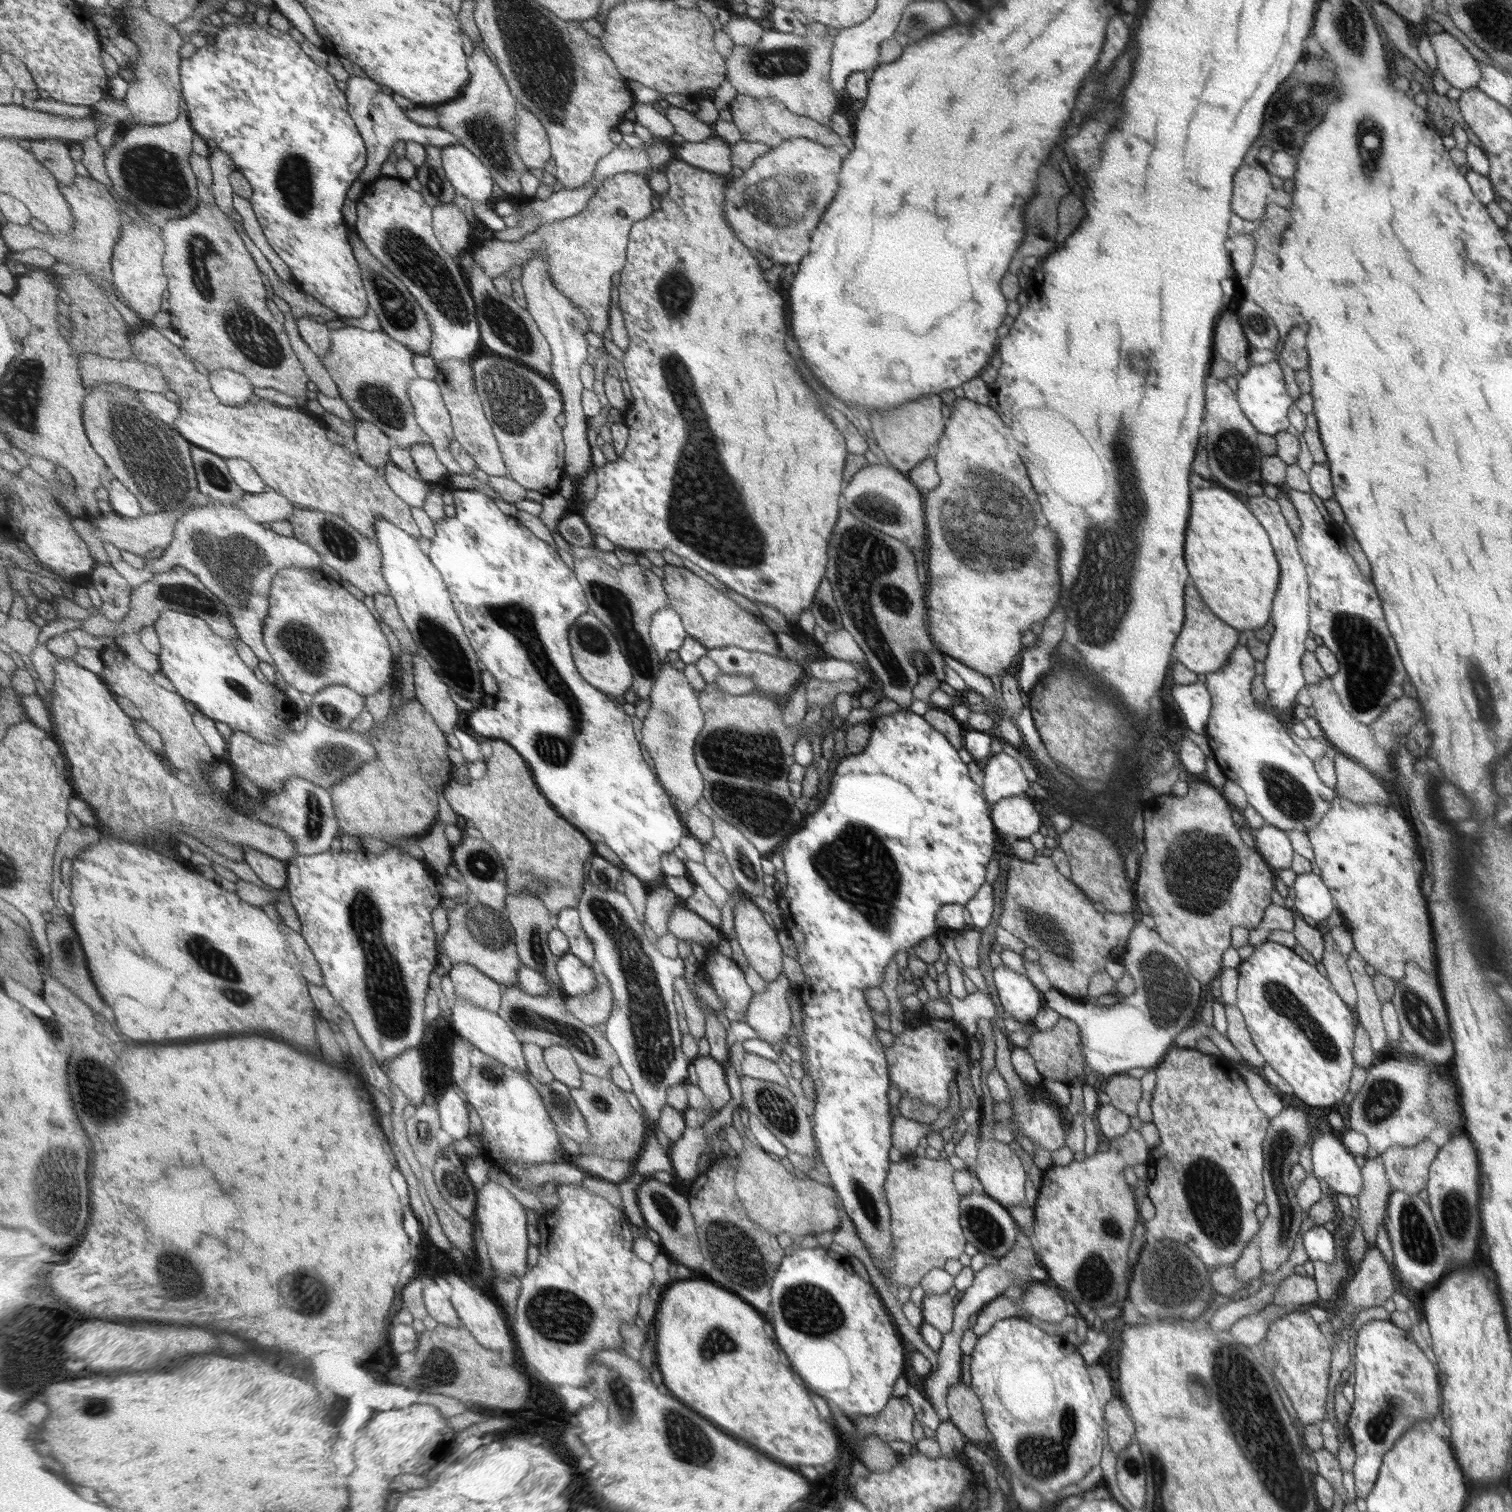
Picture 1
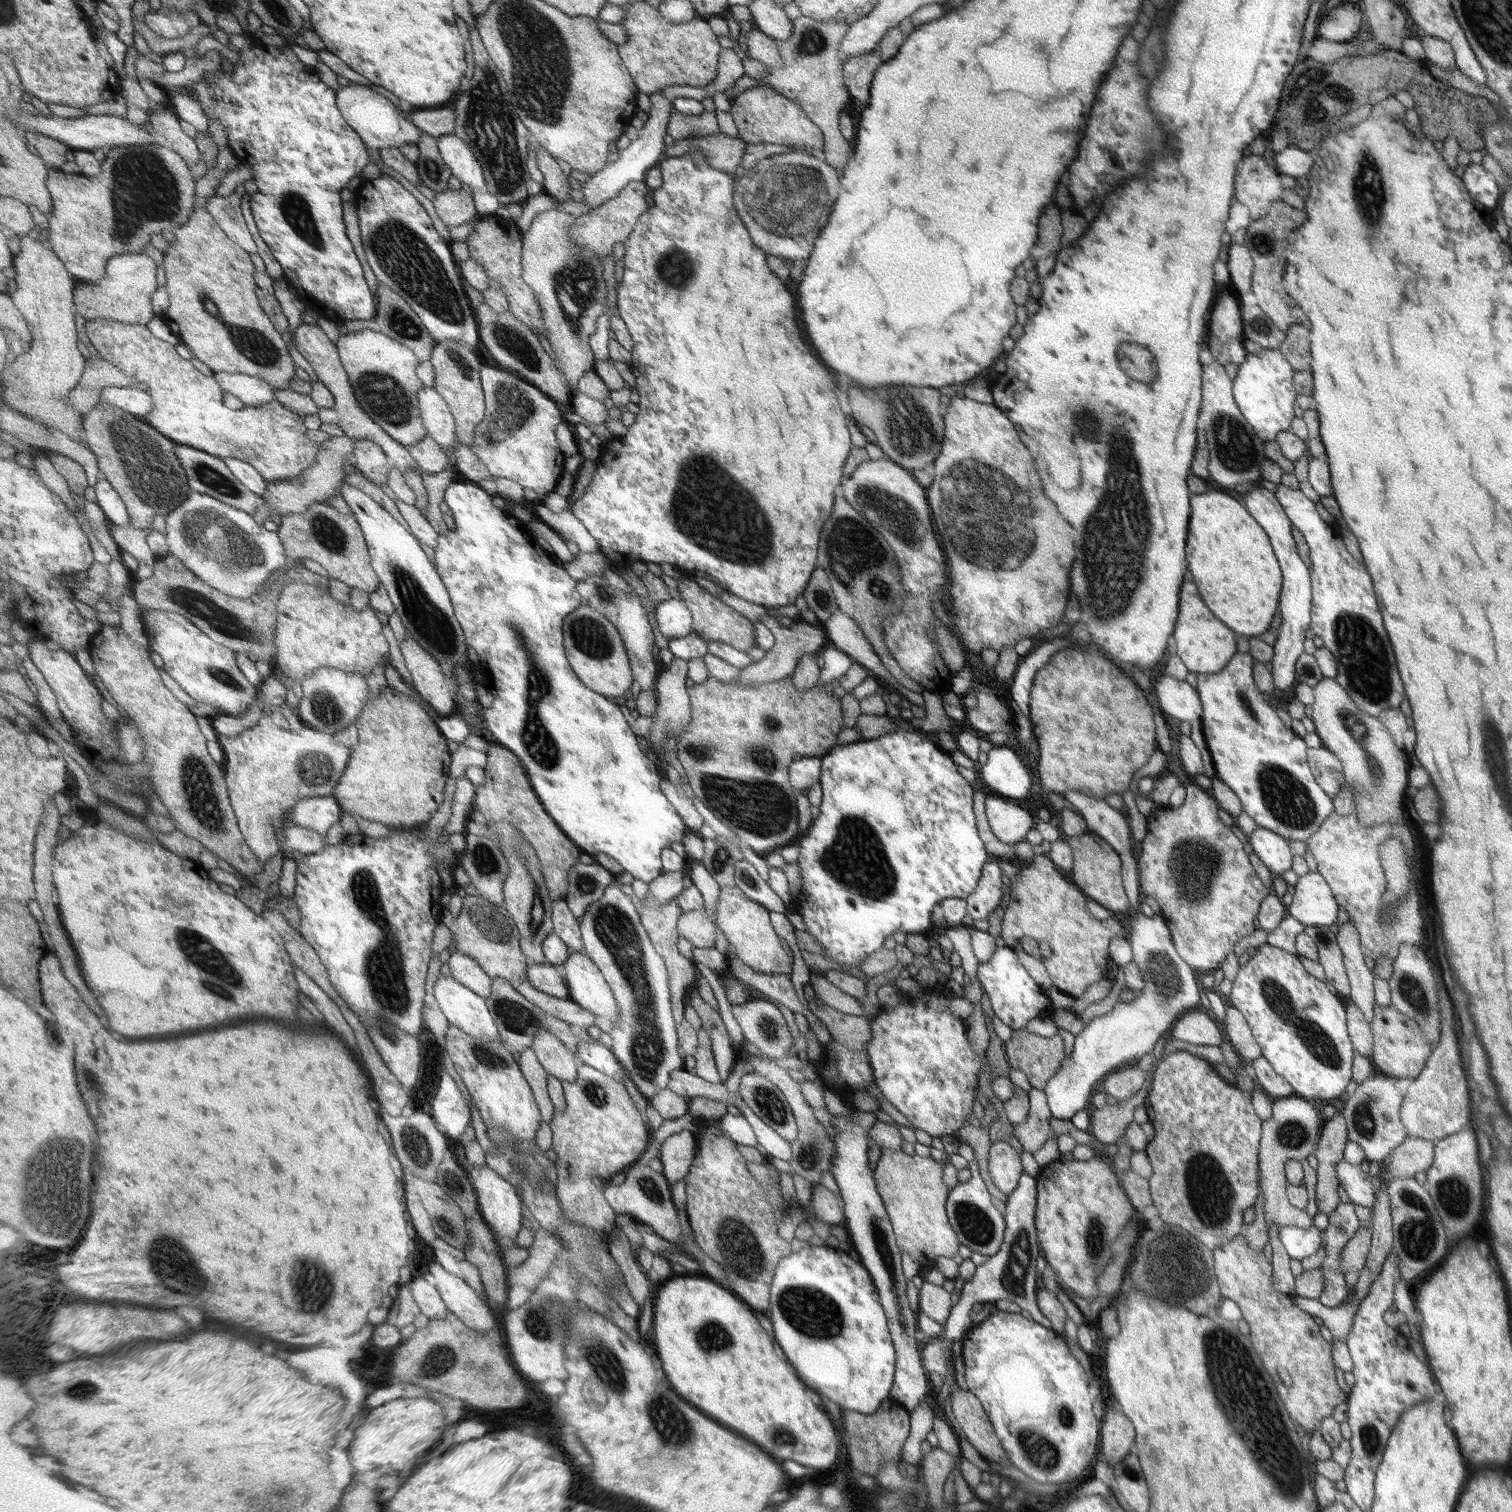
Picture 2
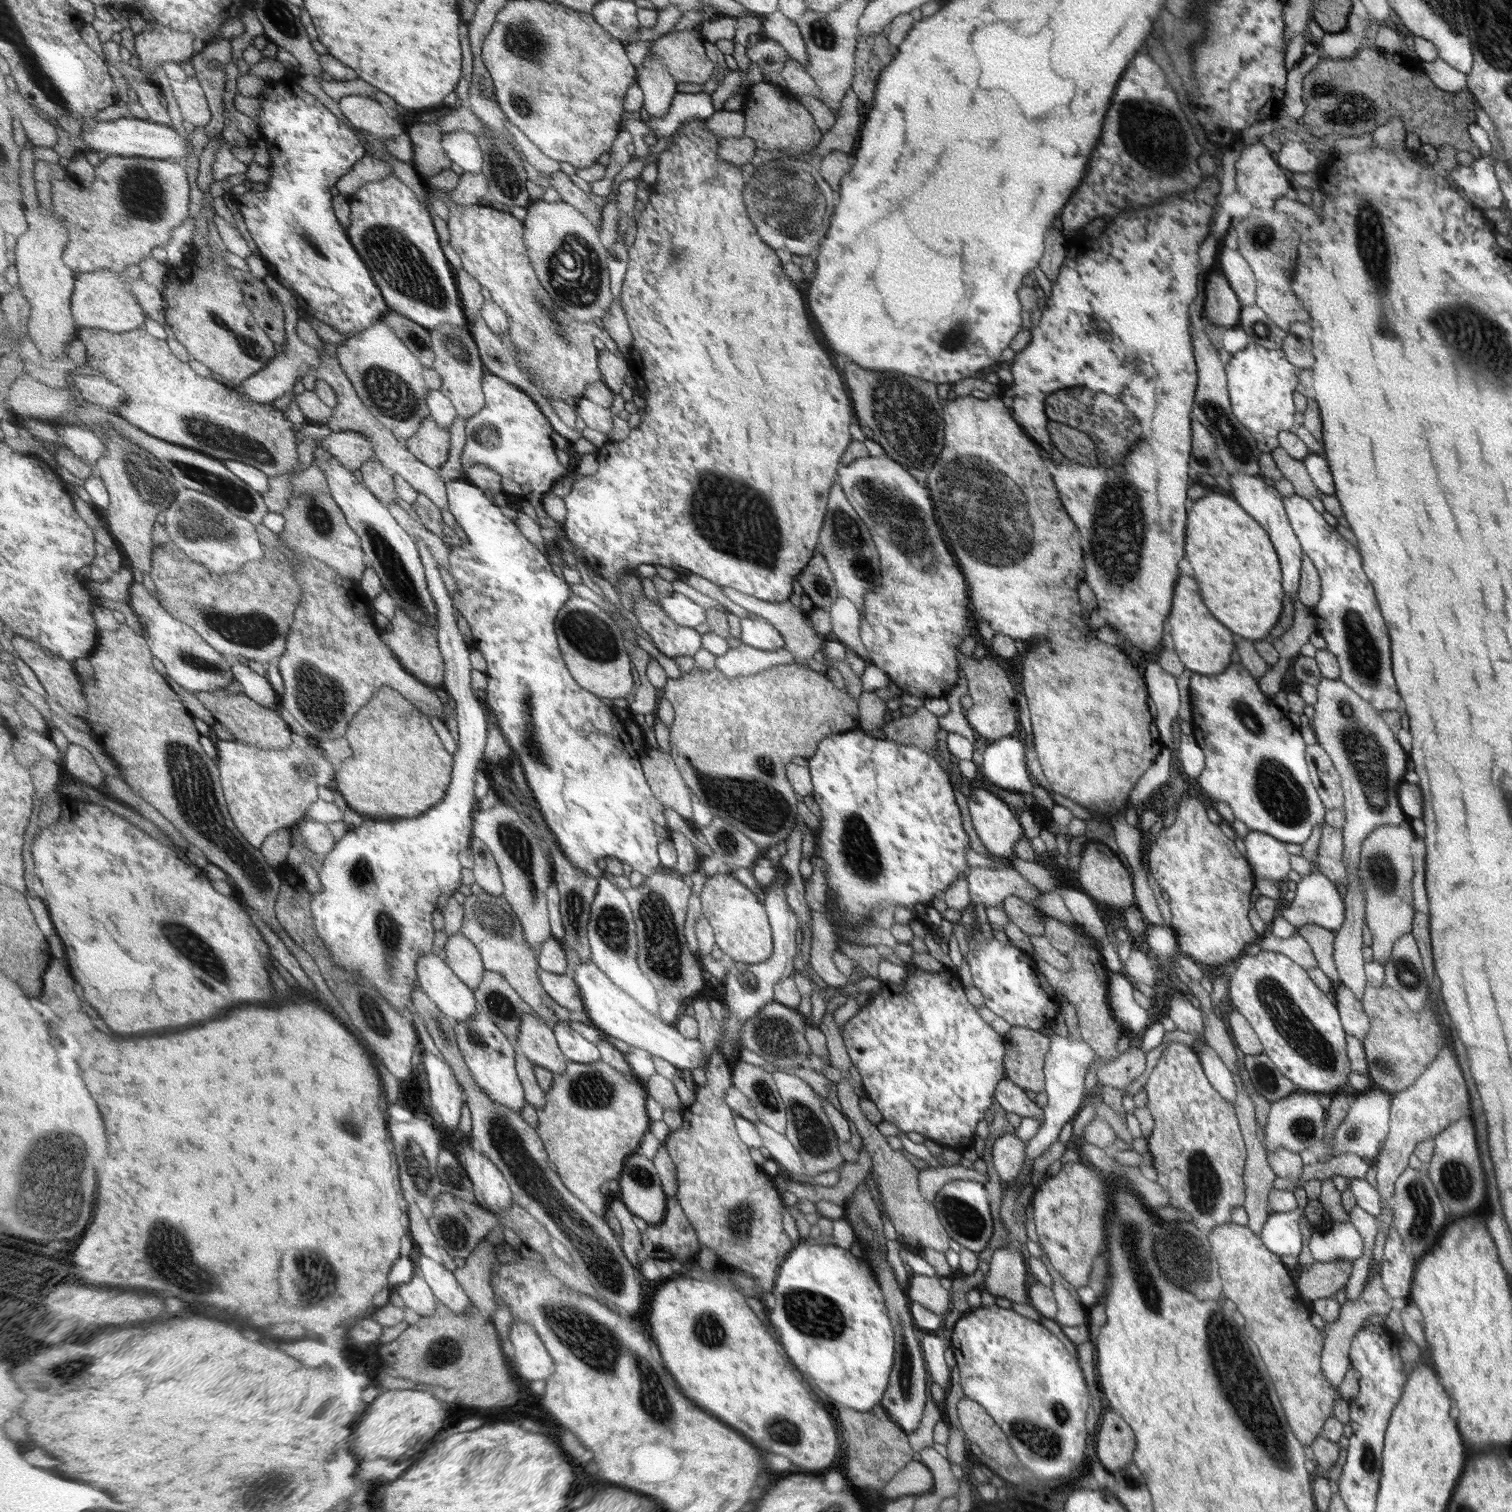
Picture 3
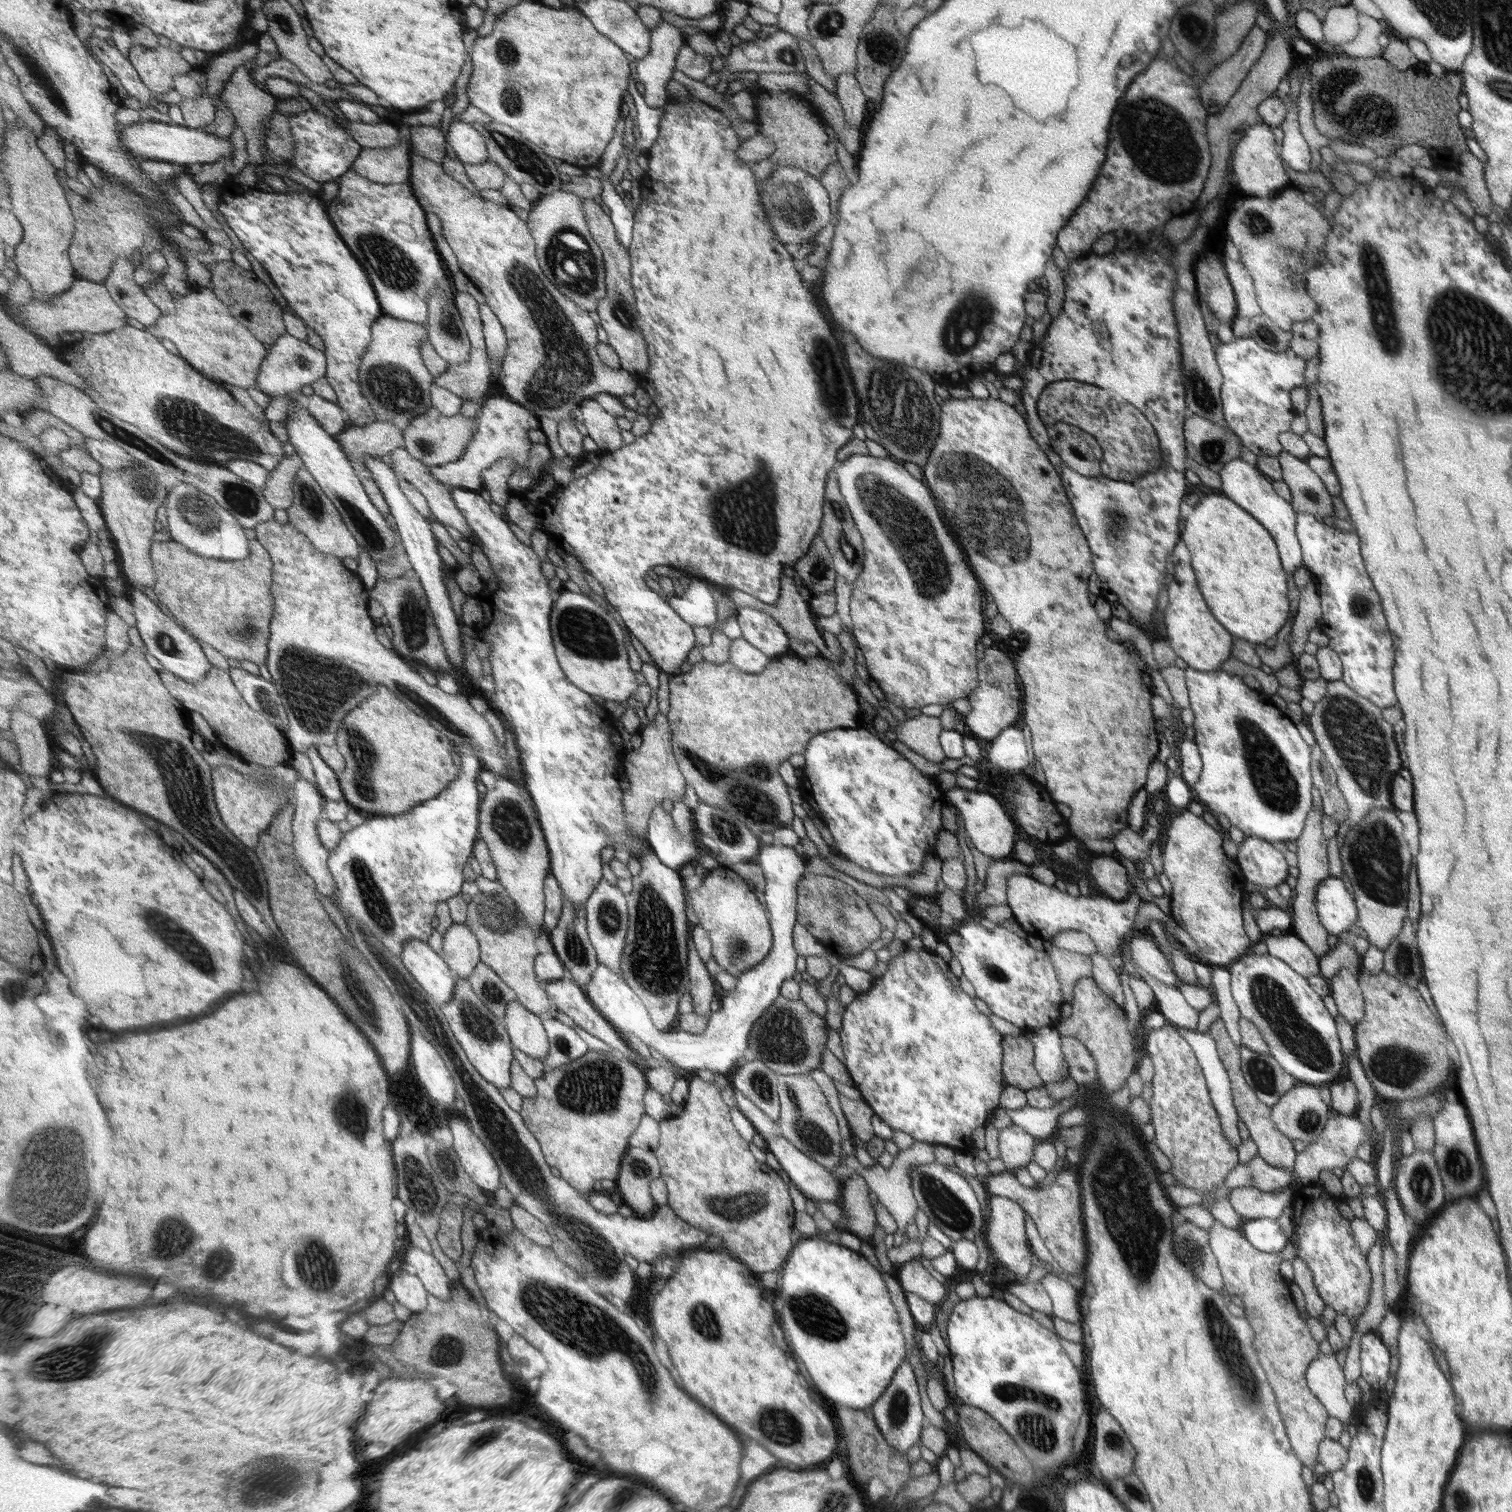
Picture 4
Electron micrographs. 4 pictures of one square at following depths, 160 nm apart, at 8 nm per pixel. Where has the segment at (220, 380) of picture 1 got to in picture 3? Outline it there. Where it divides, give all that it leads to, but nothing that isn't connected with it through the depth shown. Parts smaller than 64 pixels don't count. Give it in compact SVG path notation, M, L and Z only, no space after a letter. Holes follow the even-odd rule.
M266 275L264 281L269 285L271 290L274 290L277 293L278 298L284 306L286 314L286 332L287 332L287 350L283 354L278 354L277 358L274 361L271 361L269 365L266 366L258 374L255 374L253 377L247 379L247 382L239 386L243 390L243 395L247 395L251 400L261 404L267 404L273 402L275 398L281 398L285 396L287 392L293 392L297 380L301 379L307 374L317 375L317 370L322 363L321 352L311 348L309 344L303 342L299 338L298 334L298 322L301 318L297 315L297 298L287 290L287 287L281 284L276 276Z

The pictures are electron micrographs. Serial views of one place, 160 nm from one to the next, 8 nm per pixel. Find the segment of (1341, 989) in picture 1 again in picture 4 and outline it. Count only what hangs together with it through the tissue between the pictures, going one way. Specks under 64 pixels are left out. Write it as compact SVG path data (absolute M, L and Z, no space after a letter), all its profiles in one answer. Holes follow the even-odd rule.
M1311 810L1307 813L1306 824L1302 830L1301 836L1295 841L1296 844L1296 868L1299 869L1299 875L1295 879L1295 897L1289 901L1291 903L1290 927L1288 931L1297 939L1310 946L1317 958L1321 958L1327 952L1328 933L1323 929L1315 910L1316 888L1322 880L1329 878L1326 842L1320 830L1322 812Z

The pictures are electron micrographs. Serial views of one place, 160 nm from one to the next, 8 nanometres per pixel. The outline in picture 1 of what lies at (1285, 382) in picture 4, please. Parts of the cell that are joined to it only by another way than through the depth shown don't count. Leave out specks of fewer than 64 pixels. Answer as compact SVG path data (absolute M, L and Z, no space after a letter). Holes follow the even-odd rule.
M1269 359L1265 364L1246 366L1236 382L1237 392L1235 394L1237 395L1238 405L1243 414L1254 425L1258 434L1273 437L1274 434L1281 433L1289 428L1285 414L1289 414L1290 406L1294 404L1294 400L1291 400L1285 390L1281 370L1280 361Z

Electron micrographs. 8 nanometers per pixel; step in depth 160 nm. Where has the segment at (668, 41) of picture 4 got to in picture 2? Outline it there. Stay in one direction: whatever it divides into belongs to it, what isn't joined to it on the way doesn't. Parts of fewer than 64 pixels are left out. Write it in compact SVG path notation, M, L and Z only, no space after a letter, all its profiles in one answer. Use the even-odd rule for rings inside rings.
M664 91L651 93L649 98L651 109L648 119L639 127L638 139L633 140L626 149L621 151L615 161L609 162L603 170L583 182L580 189L584 195L583 203L588 204L589 208L597 208L604 202L617 198L631 182L646 182L648 172L662 162L663 151L666 147L663 138L668 134L668 126L675 110L674 103L665 96Z

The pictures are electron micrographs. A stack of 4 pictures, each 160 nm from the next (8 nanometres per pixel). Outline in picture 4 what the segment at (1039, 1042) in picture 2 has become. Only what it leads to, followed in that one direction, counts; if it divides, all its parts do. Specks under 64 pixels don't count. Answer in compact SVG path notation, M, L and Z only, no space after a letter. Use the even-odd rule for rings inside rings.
M1024 1033L1017 1037L1002 1036L1003 1080L1008 1085L1026 1091L1043 1085L1032 1065L1033 1051Z

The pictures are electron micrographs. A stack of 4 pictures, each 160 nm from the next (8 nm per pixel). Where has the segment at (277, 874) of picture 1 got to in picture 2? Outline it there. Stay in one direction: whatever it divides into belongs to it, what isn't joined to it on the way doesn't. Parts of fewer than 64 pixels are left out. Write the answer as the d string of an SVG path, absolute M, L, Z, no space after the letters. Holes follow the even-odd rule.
M263 708L258 723L235 737L217 735L238 825L263 864L281 851L275 828L285 828L289 810L303 799L334 795L352 753L351 746L335 741L333 734L307 726L299 731L283 730L270 718L274 709L277 708Z

